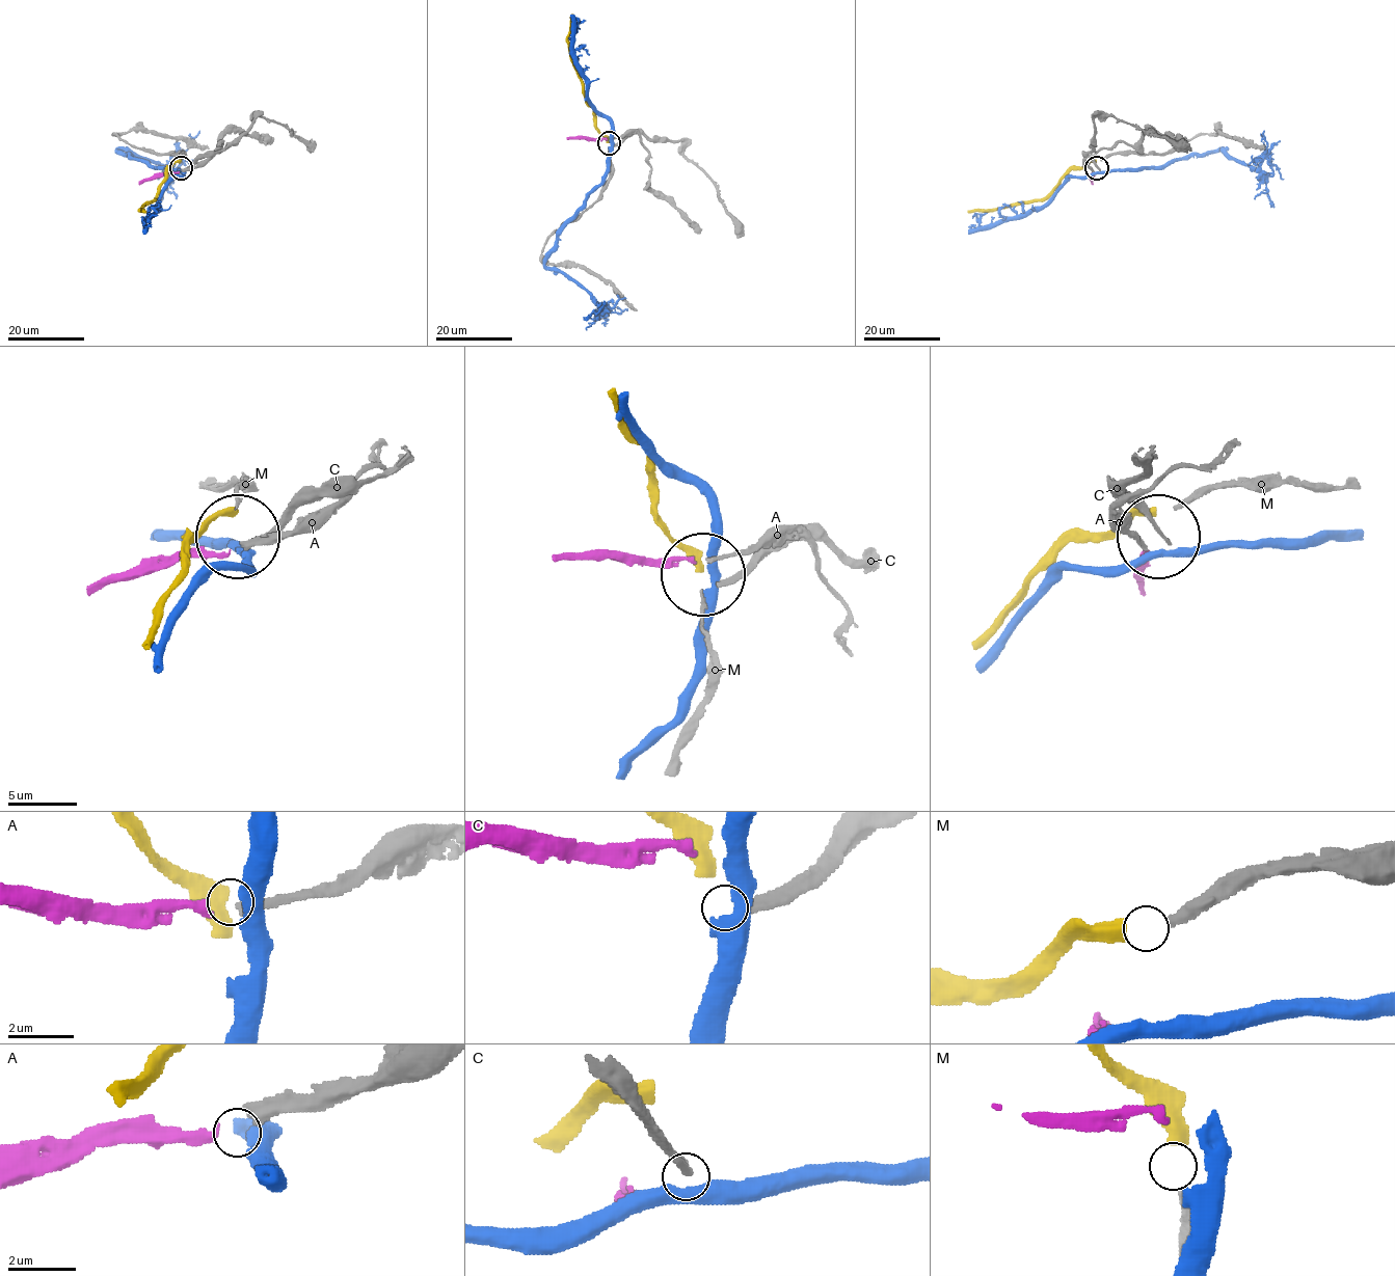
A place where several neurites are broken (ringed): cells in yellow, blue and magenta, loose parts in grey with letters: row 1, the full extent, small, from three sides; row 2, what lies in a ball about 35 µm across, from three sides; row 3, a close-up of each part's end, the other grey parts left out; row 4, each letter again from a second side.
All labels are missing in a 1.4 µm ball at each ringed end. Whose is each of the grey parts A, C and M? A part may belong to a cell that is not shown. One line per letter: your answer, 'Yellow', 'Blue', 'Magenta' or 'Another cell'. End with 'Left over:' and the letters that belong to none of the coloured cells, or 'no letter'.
A: Magenta
C: Another cell
M: Yellow
Left over: C

